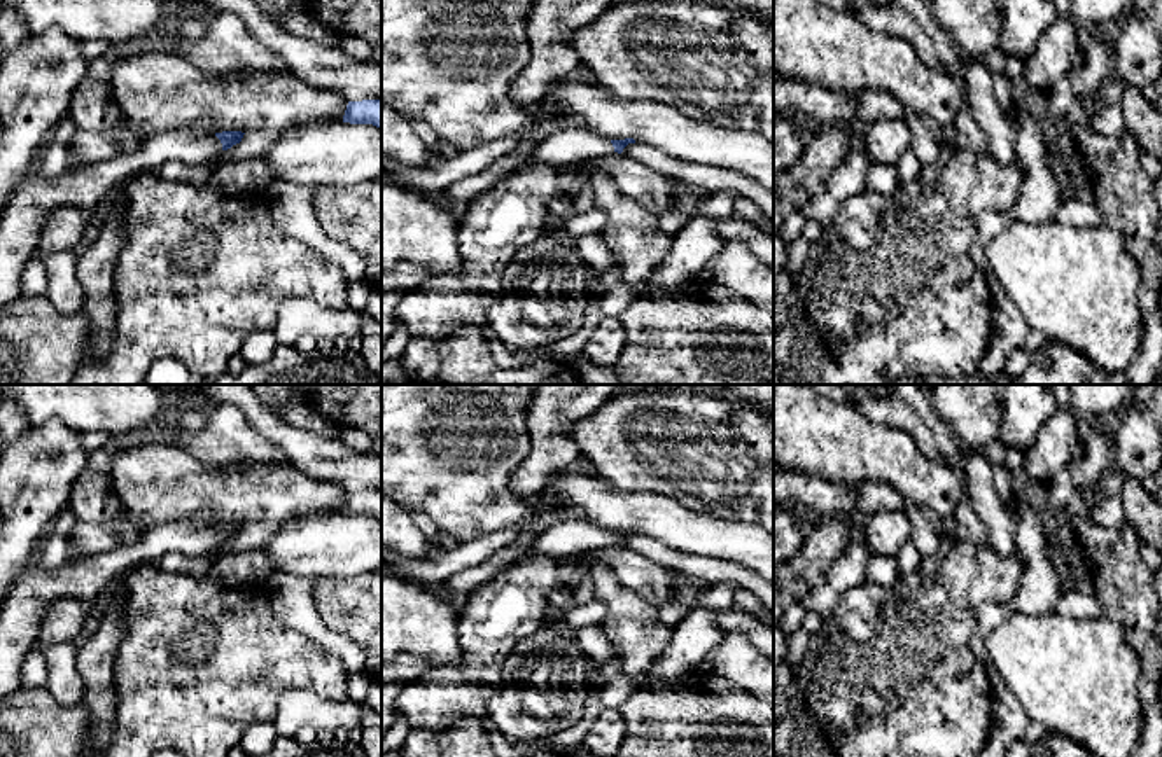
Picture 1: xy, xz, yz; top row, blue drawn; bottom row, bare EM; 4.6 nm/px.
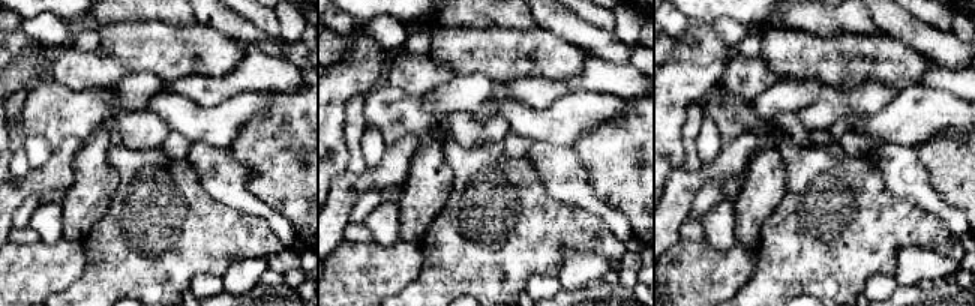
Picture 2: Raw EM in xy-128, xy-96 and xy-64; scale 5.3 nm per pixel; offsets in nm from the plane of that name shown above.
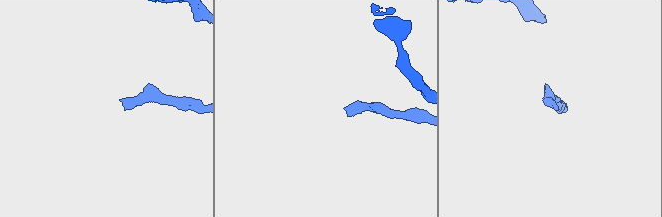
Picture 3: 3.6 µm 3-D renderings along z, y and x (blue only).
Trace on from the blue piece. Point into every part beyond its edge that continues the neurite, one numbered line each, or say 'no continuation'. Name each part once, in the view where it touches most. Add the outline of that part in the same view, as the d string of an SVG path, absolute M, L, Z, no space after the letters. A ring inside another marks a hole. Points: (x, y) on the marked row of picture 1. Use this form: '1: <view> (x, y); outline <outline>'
1: xy (90, 186); outline M178 128L145 138L138 150L70 164L56 180L30 164L16 196L0 217L0 308L21 295L21 274L37 255L42 229L54 208L103 208L131 178L158 171L166 161L200 164L222 152L215 133Z

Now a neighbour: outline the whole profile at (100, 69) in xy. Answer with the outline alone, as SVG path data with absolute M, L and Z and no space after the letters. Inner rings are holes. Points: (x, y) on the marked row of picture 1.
M105 56L88 61L89 79L108 82L110 75L112 75L112 63Z

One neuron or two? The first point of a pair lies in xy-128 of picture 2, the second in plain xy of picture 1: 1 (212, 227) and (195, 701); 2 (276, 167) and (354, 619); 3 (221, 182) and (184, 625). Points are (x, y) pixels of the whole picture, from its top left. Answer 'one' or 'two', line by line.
1: one
2: one
3: two

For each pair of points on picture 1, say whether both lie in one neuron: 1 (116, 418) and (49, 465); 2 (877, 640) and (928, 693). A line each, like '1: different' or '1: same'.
1: different
2: same

